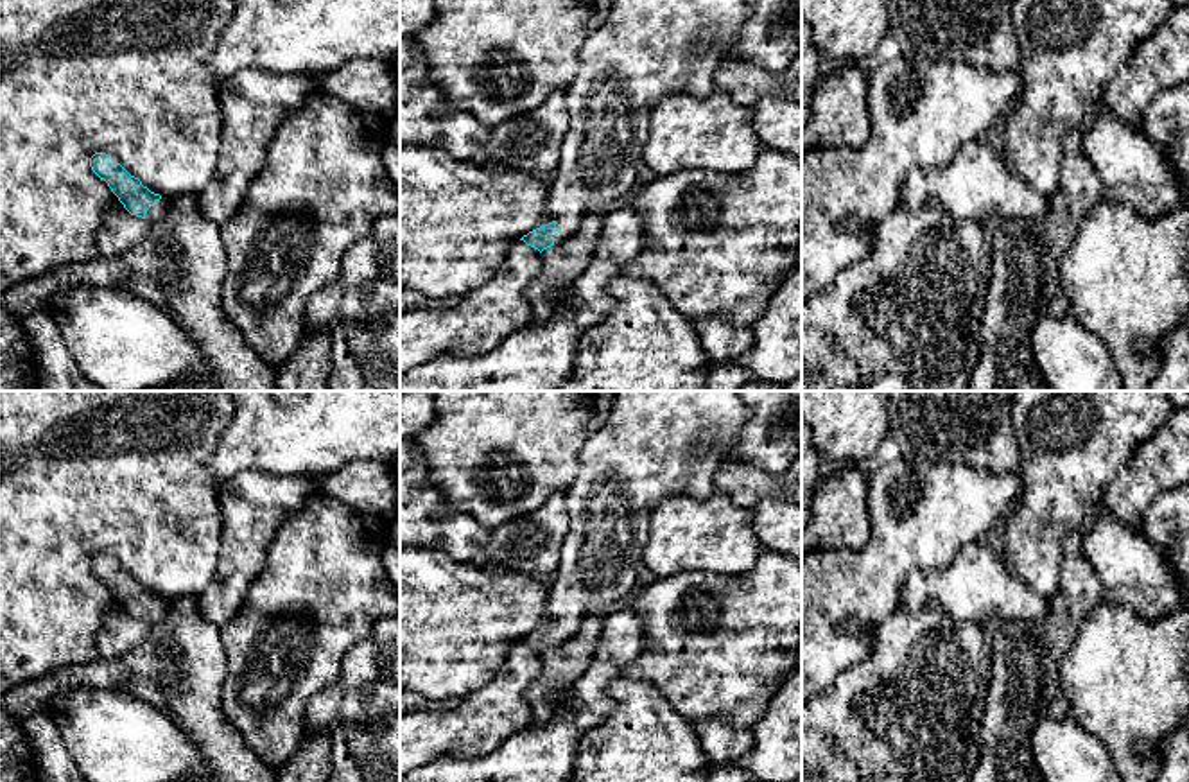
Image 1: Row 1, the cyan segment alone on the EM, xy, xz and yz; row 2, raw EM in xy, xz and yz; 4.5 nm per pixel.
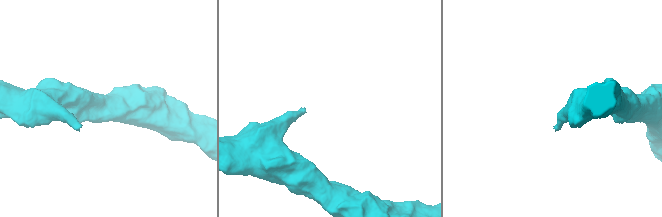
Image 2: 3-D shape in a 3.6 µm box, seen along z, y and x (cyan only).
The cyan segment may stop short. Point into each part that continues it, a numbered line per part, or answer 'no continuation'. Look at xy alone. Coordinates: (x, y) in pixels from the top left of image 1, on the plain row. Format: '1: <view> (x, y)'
1: xy (158, 610)

